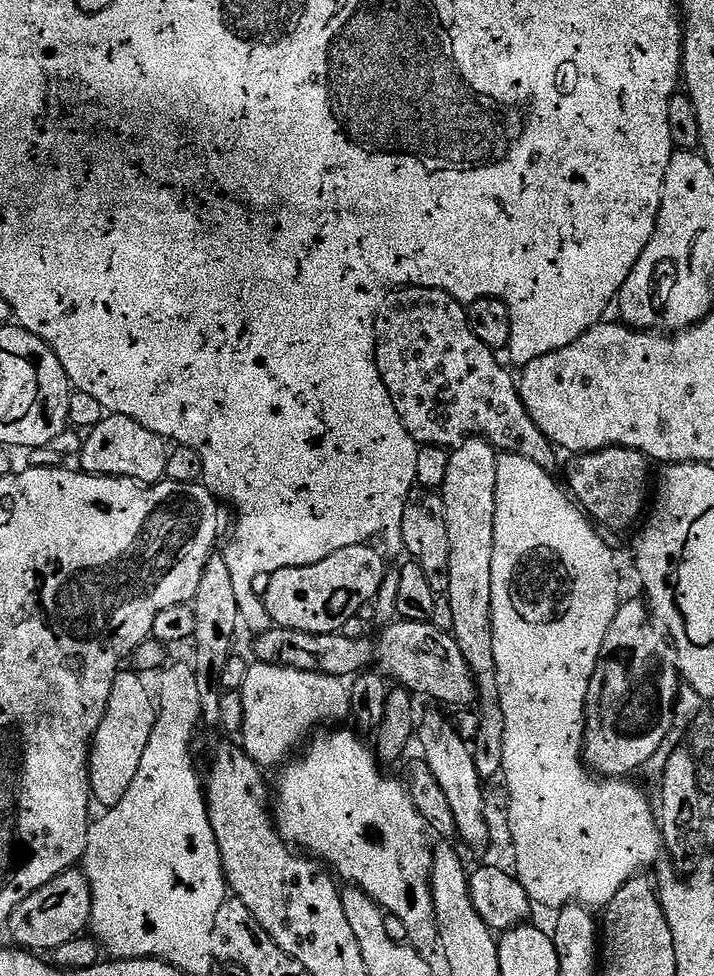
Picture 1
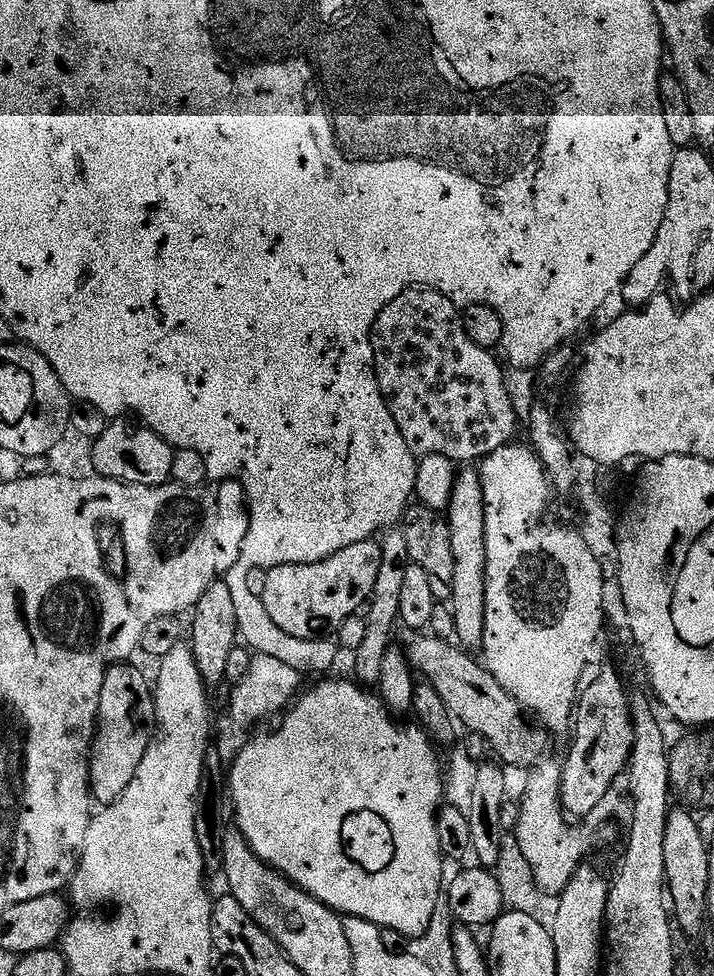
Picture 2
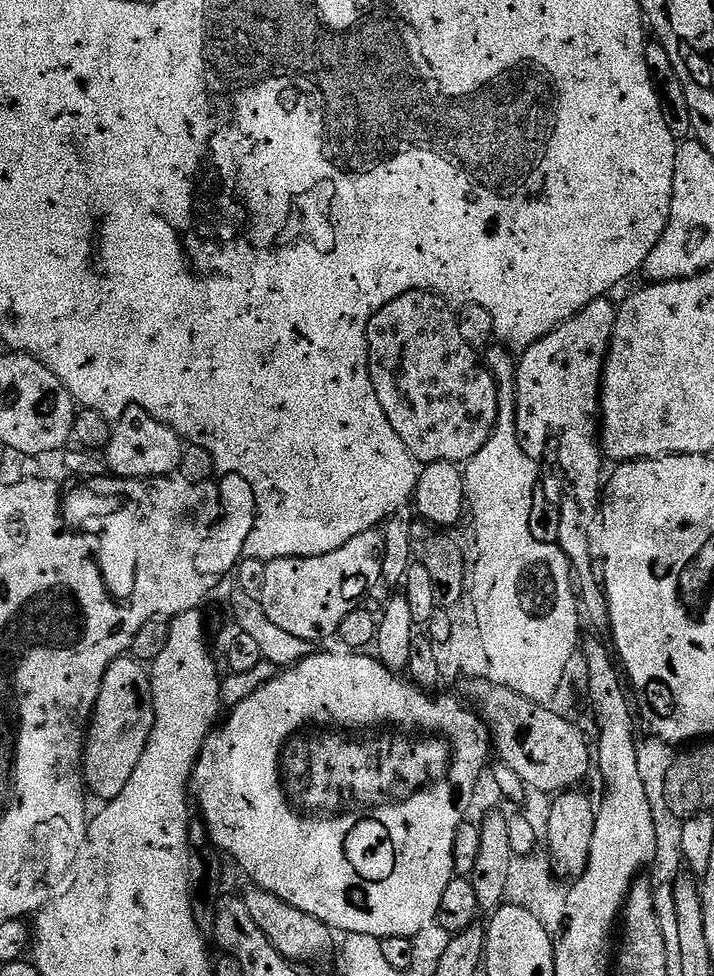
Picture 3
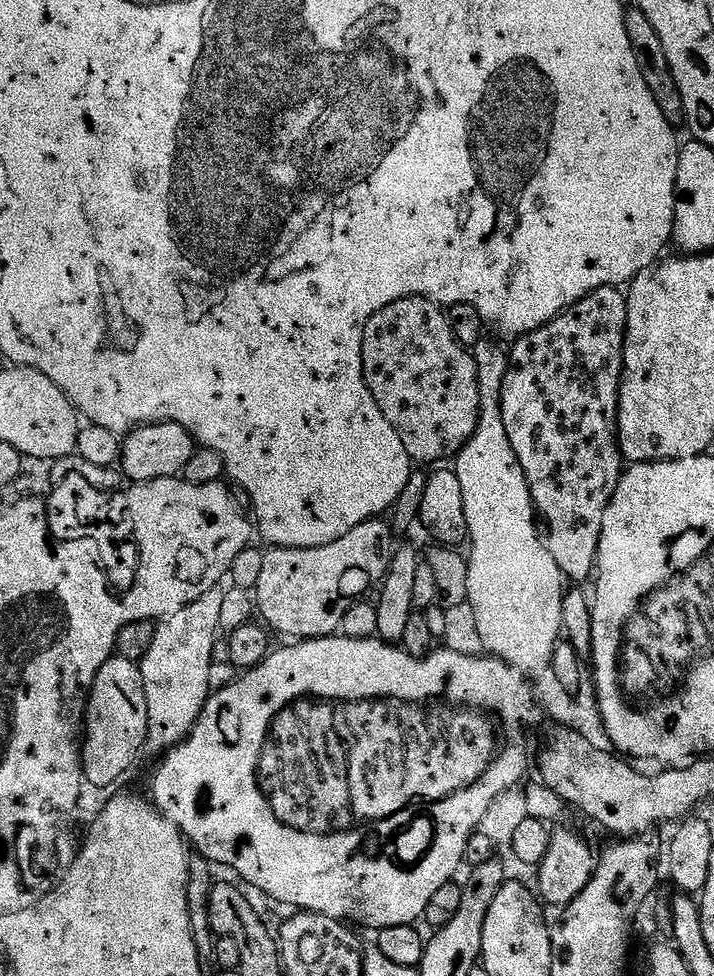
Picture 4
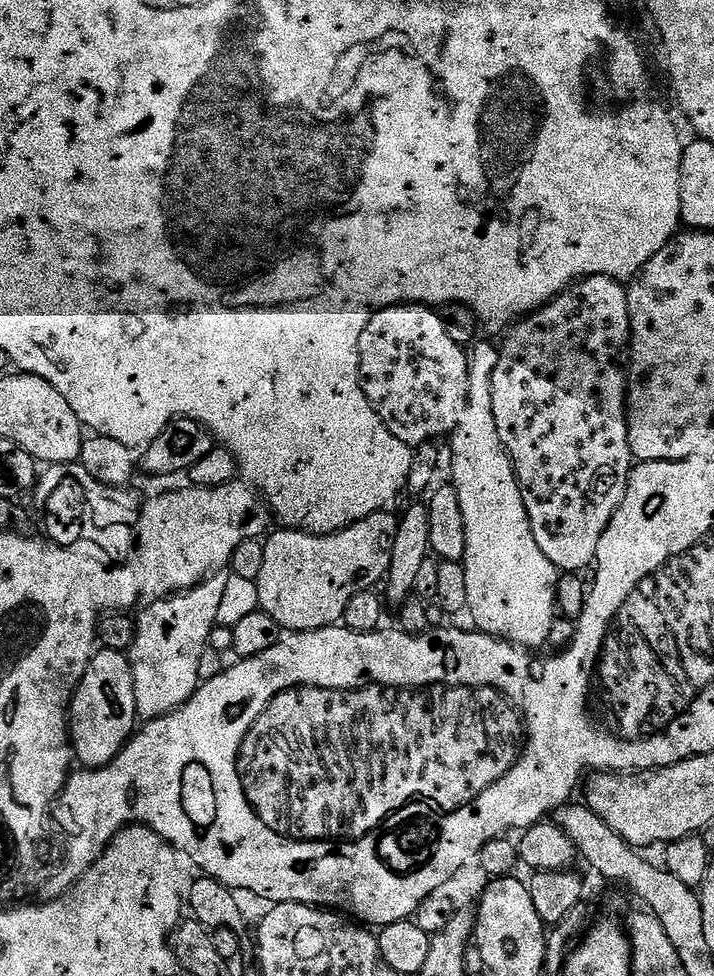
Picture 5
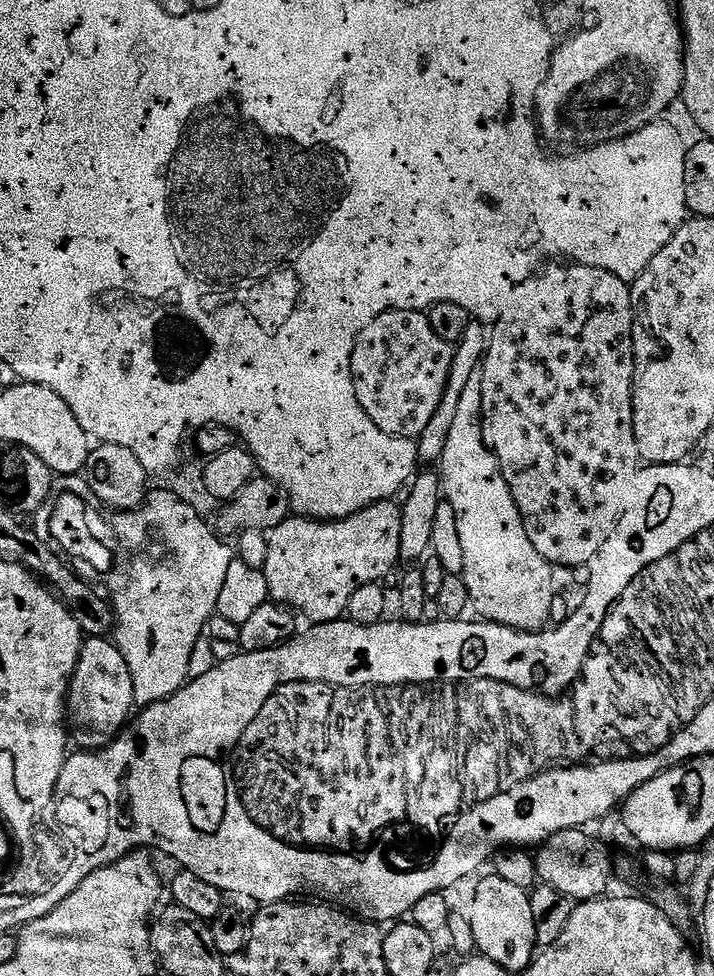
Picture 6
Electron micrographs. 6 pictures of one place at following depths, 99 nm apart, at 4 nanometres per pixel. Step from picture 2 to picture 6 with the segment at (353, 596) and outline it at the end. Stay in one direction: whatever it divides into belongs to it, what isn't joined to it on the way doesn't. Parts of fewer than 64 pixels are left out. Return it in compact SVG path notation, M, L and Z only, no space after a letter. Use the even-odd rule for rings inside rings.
M392 500L371 504L366 510L345 520L309 520L293 515L271 529L266 537L268 553L262 571L268 583L269 597L275 603L292 609L293 613L312 620L308 622L313 625L329 624L332 620L341 619L348 611L351 595L359 587L383 581L383 576L390 575L392 567L401 563L402 518L399 507Z

